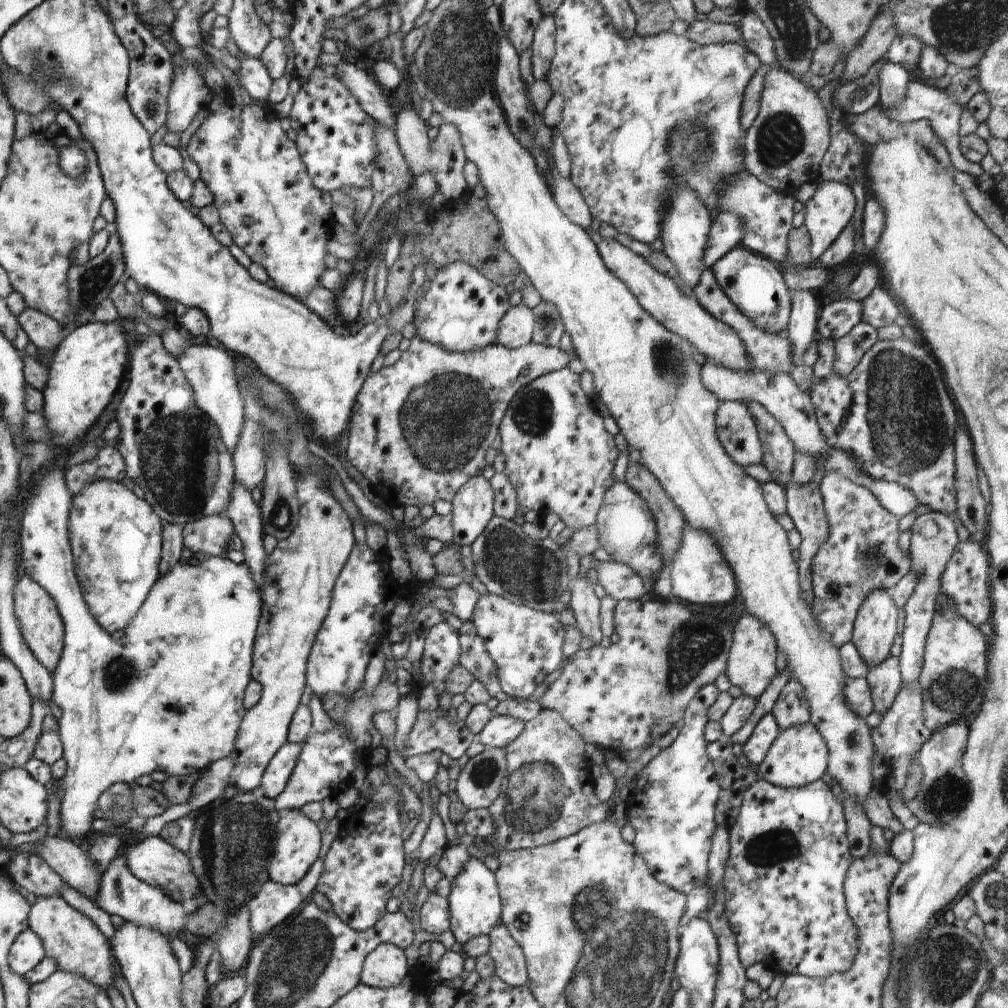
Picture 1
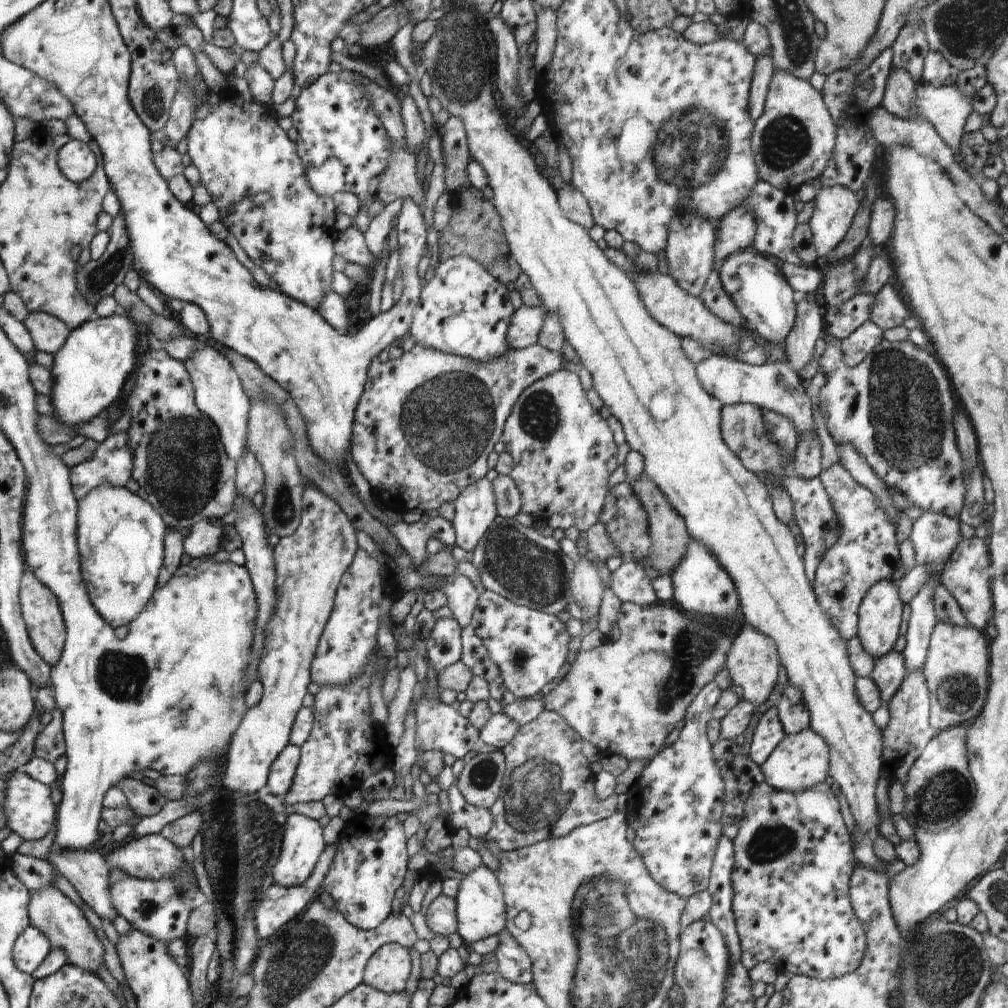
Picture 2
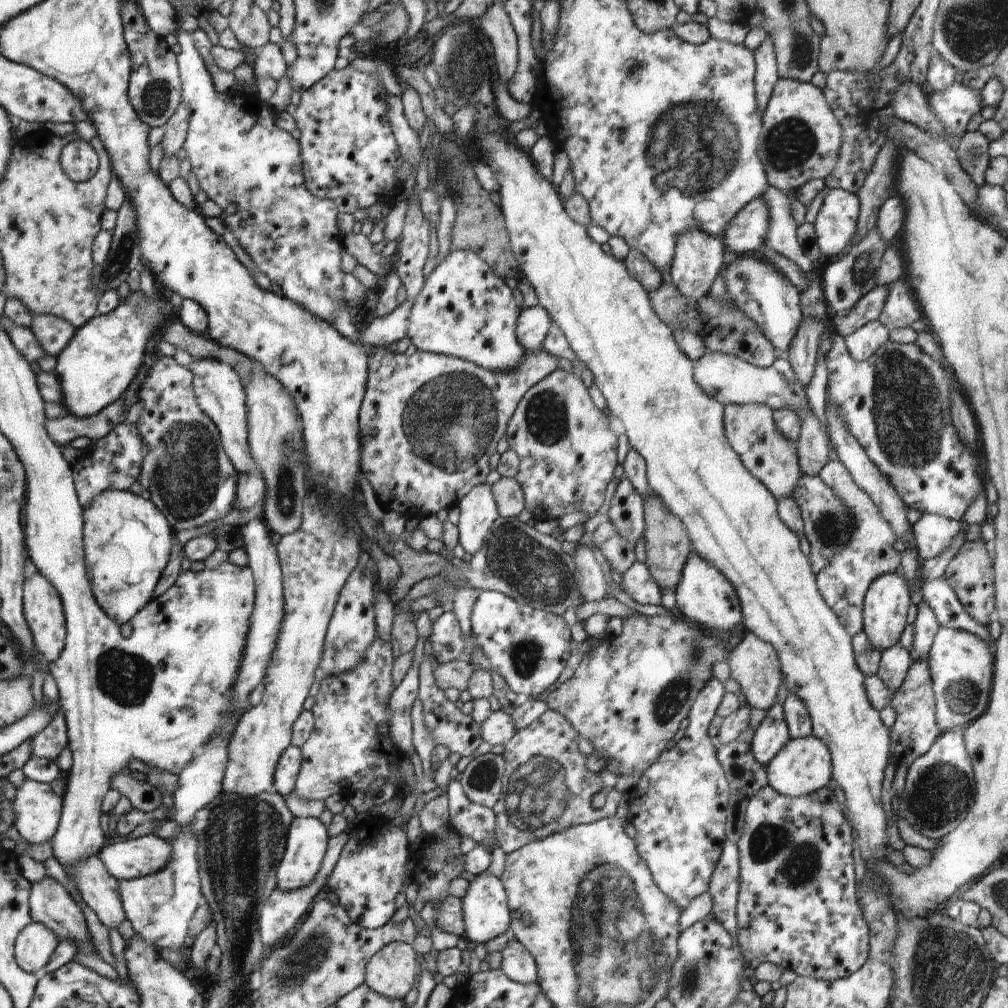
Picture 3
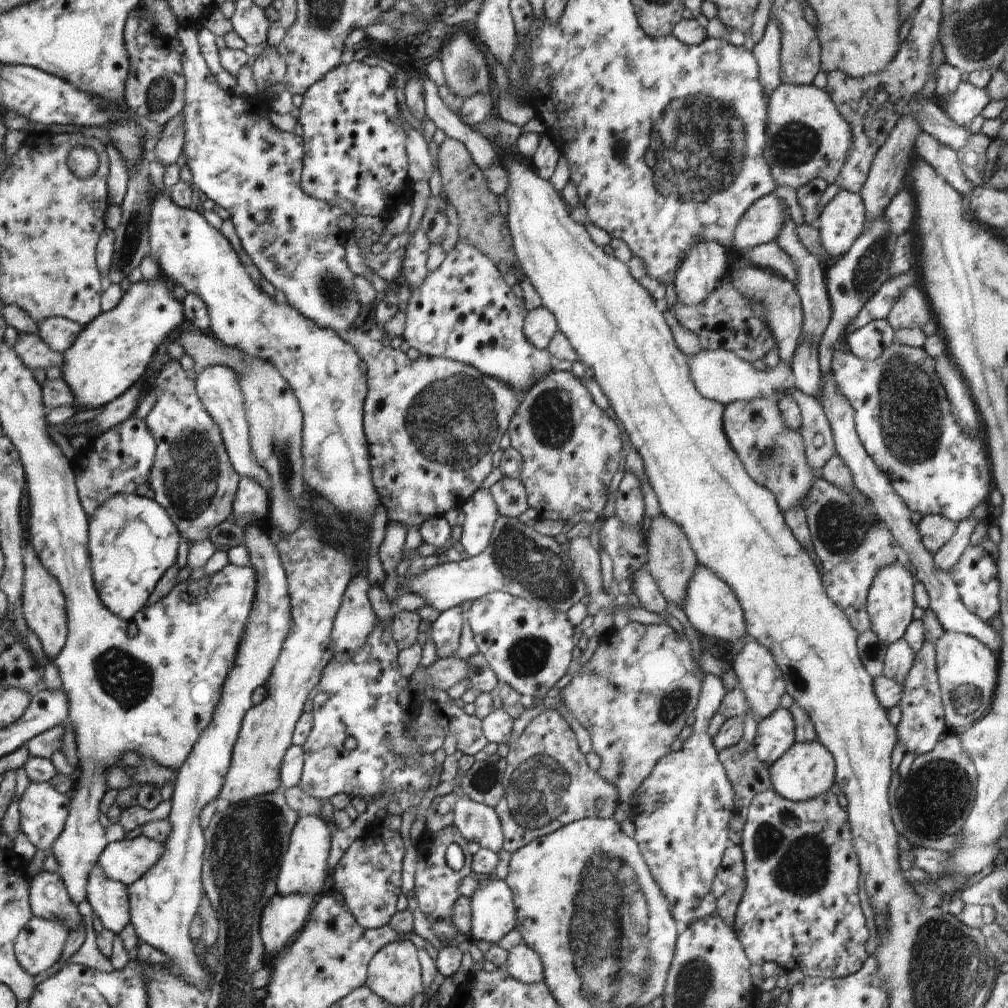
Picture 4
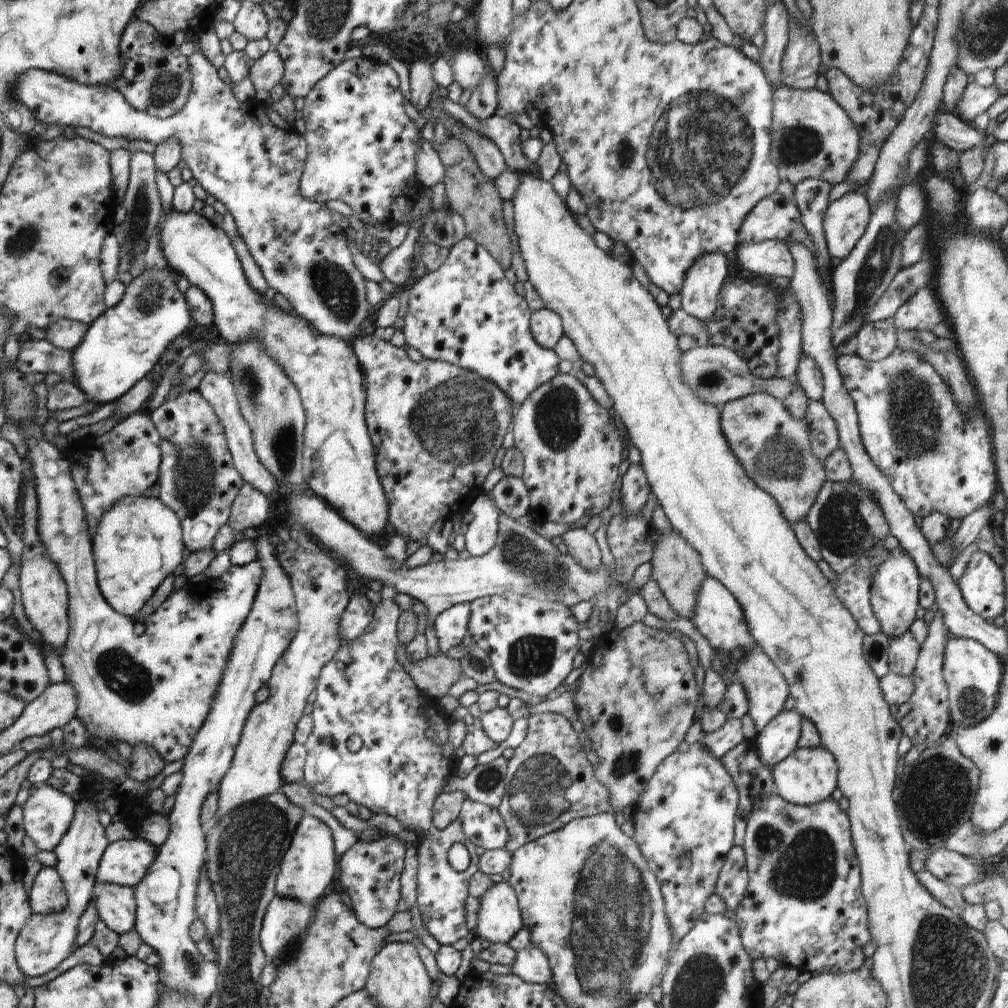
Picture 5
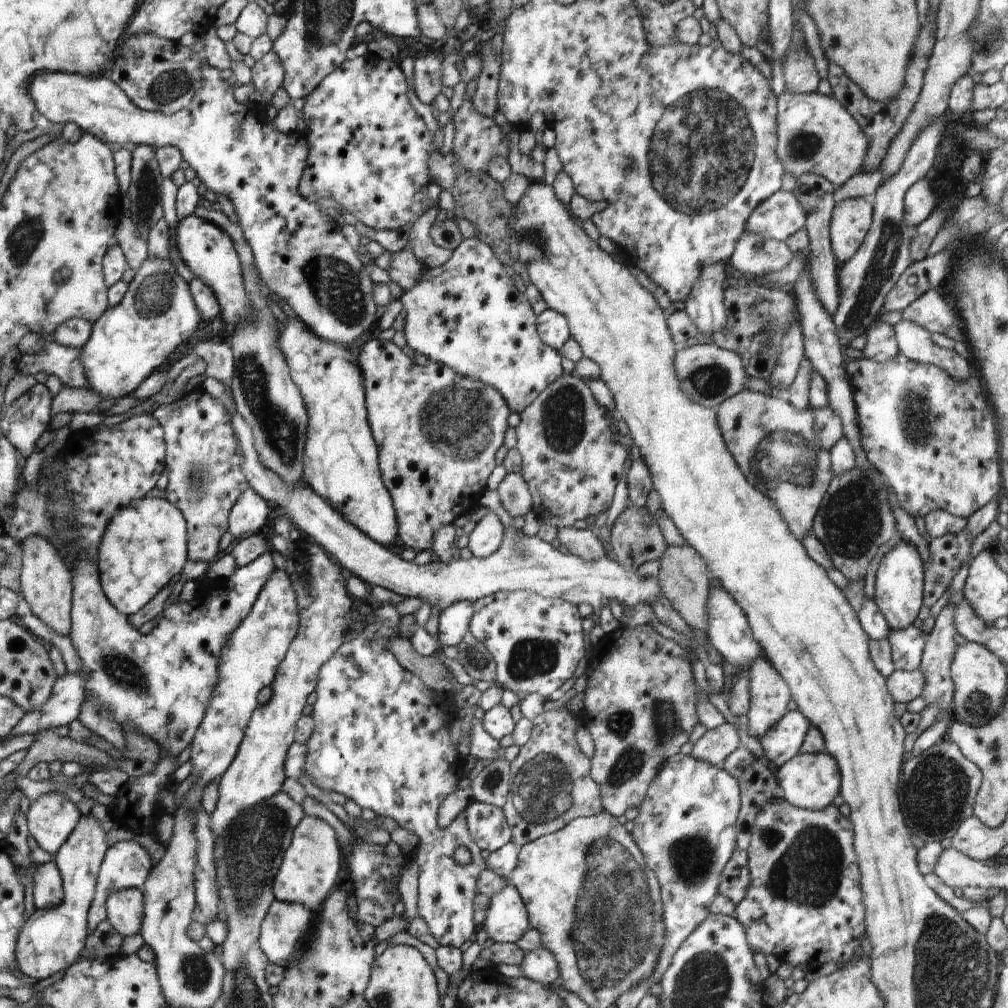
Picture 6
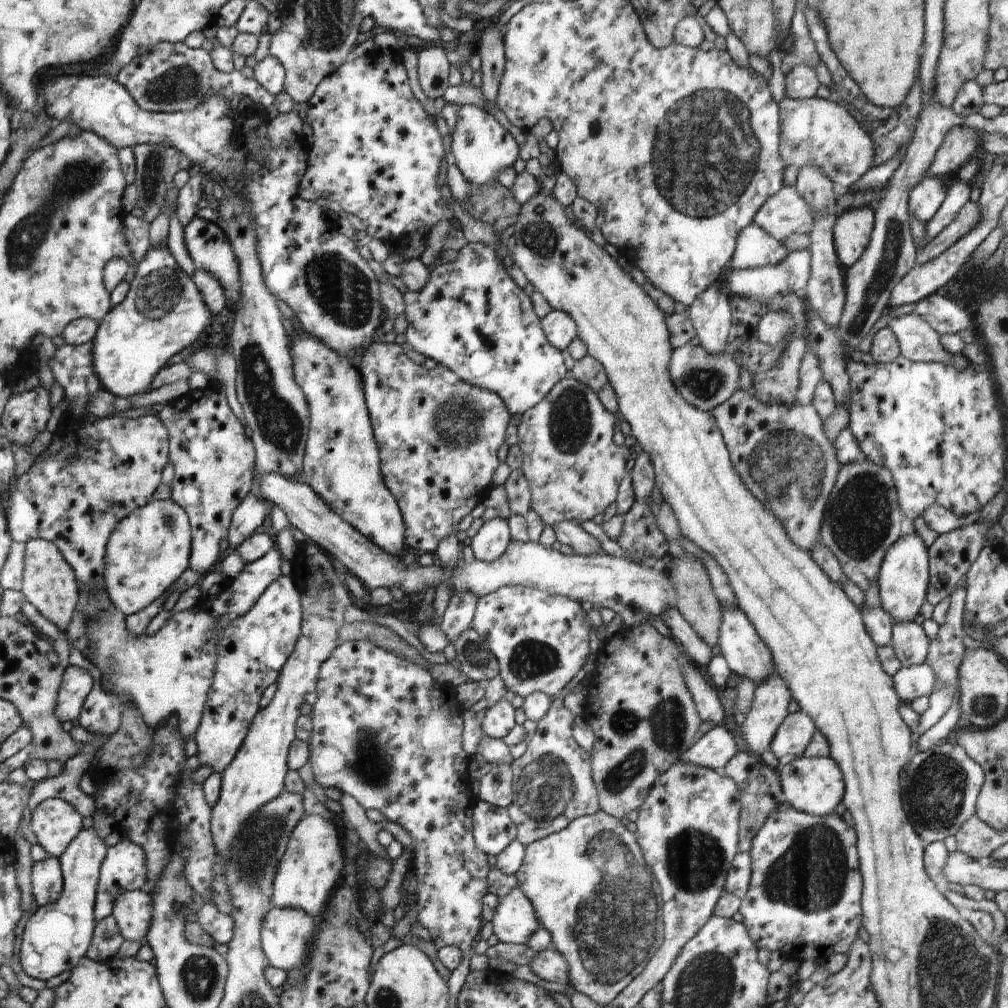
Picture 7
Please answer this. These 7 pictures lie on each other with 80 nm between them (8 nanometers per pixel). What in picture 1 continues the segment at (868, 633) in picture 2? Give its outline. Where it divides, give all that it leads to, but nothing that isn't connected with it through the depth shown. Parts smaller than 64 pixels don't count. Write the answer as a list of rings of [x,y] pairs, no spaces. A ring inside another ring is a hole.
[[[877,587],[869,596],[866,596],[858,610],[855,622],[854,632],[851,642],[860,652],[860,658],[868,664],[868,667],[874,667],[876,664],[882,664],[886,658],[889,658],[890,650],[898,633],[898,606],[894,604],[889,590]]]

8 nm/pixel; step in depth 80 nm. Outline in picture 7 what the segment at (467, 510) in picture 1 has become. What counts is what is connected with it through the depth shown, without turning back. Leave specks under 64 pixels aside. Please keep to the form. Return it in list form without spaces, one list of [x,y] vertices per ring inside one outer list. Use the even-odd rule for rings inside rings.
[[[501,517],[484,521],[470,544],[476,560],[492,563],[508,550],[511,533],[507,520]]]

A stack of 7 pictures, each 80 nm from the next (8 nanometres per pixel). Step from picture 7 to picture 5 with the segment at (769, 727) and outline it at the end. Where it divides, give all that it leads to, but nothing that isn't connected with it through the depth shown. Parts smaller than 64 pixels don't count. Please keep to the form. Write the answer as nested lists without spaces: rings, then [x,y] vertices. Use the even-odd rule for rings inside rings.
[[[756,645],[746,653],[746,658],[739,664],[736,675],[738,681],[745,687],[748,696],[749,712],[747,714],[756,725],[756,730],[760,732],[780,715],[780,712],[783,712],[784,704],[789,696],[788,684],[778,668],[774,666],[774,662]]]

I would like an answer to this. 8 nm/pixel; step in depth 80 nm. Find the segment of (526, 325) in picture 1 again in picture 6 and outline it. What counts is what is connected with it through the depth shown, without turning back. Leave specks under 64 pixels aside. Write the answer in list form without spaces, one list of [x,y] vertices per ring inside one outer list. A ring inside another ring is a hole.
[[[551,309],[544,310],[536,316],[536,328],[542,343],[556,351],[560,350],[564,342],[572,336],[566,316]]]

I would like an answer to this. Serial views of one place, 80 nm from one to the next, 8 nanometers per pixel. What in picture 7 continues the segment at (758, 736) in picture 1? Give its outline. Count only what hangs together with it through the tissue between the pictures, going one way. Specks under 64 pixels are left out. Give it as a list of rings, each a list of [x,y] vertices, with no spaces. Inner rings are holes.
[[[801,711],[788,714],[774,734],[770,751],[782,767],[792,764],[794,760],[803,756],[814,732],[816,732],[816,724],[810,716],[806,716]]]

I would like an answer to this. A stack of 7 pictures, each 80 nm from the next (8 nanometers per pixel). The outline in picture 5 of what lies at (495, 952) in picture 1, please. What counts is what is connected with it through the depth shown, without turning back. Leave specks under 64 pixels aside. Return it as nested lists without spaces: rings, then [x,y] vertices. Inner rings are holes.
[[[533,945],[516,951],[512,972],[513,975],[522,978],[524,982],[546,985],[553,983],[548,956]]]

